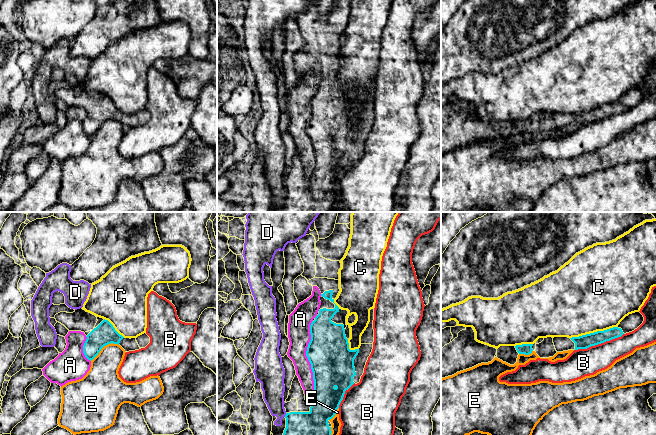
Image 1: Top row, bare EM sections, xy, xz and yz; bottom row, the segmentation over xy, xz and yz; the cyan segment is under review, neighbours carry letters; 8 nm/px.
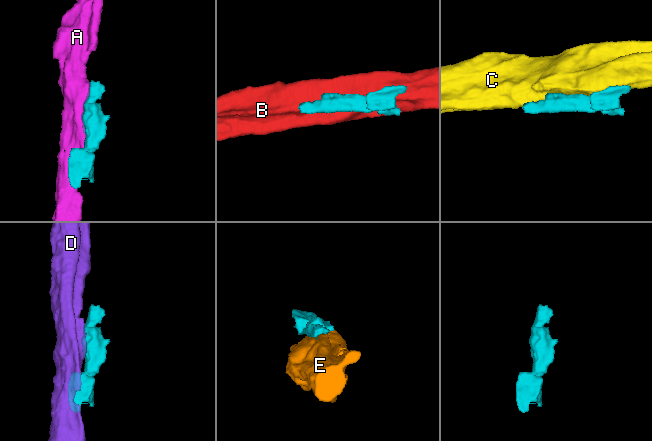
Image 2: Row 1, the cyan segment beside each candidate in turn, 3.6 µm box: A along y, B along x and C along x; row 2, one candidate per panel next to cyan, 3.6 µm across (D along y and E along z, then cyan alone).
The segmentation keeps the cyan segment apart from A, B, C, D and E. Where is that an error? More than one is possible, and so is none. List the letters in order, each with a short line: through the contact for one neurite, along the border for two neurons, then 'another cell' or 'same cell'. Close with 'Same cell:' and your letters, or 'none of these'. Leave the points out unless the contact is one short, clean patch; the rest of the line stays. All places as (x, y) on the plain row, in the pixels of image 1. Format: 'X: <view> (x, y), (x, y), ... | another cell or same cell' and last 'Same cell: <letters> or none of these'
A: another cell
B: another cell
C: another cell
D: another cell
E: another cell
Same cell: none of these

